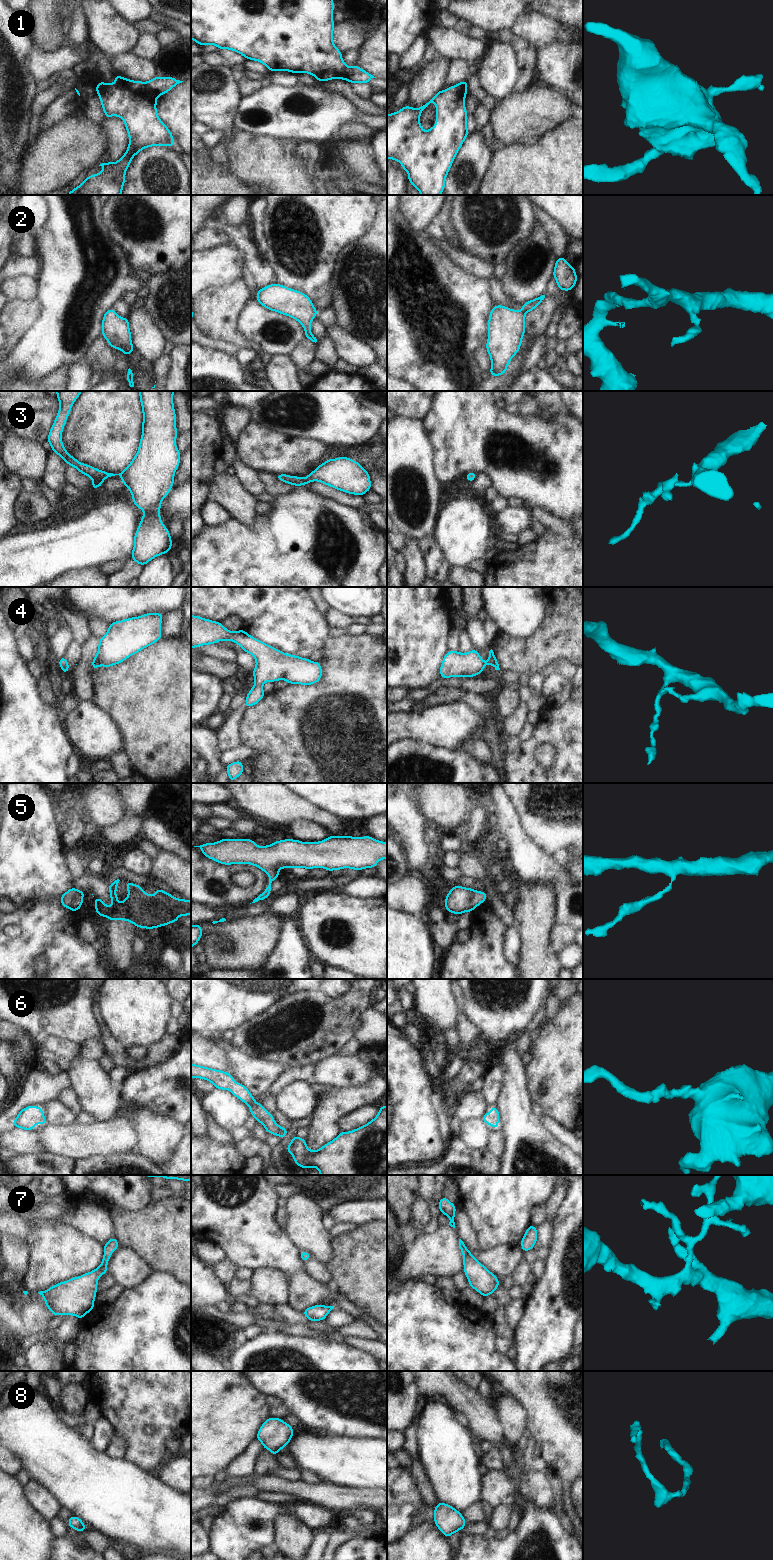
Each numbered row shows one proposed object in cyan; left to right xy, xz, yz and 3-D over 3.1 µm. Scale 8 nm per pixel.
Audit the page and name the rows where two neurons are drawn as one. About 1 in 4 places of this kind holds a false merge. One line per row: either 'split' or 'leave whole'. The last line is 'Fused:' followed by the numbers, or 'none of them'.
1: split
2: leave whole
3: leave whole
4: leave whole
5: leave whole
6: leave whole
7: leave whole
8: leave whole
Fused: 1

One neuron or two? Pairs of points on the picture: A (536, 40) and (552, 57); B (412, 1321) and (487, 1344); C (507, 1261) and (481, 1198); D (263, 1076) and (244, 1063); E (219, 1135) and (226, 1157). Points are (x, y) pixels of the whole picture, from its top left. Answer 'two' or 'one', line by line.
A: two
B: one
C: two
D: one
E: two

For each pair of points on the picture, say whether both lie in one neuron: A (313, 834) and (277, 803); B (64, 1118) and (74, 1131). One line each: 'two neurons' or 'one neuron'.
A: two neurons
B: two neurons

